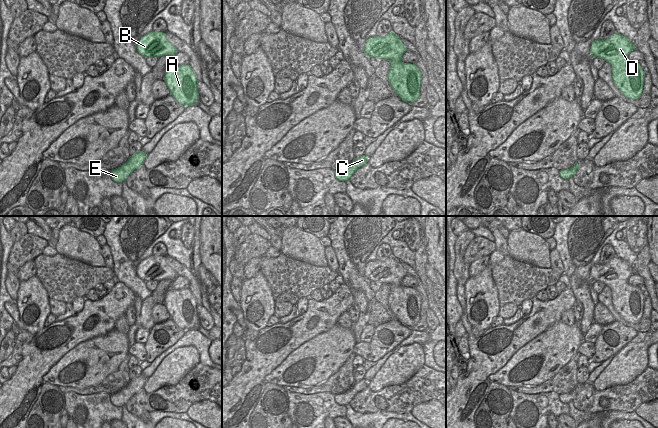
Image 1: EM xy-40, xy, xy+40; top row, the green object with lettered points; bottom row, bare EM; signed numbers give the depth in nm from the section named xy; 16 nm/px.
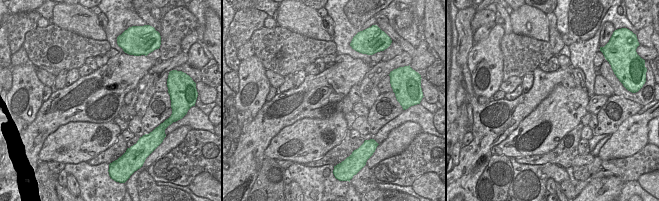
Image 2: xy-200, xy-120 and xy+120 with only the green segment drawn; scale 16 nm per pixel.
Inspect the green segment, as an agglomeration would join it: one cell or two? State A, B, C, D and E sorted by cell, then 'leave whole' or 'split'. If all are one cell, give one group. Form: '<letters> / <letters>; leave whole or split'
A B C D E; leave whole

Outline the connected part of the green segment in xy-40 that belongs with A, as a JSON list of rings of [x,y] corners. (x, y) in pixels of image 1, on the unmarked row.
[[[169,286],[163,304],[179,328],[191,330],[198,323],[197,303],[190,289],[174,290]]]

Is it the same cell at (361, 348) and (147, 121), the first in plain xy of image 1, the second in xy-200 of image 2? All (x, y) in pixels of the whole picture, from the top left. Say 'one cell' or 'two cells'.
two cells

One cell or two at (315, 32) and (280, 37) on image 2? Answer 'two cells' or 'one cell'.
two cells

